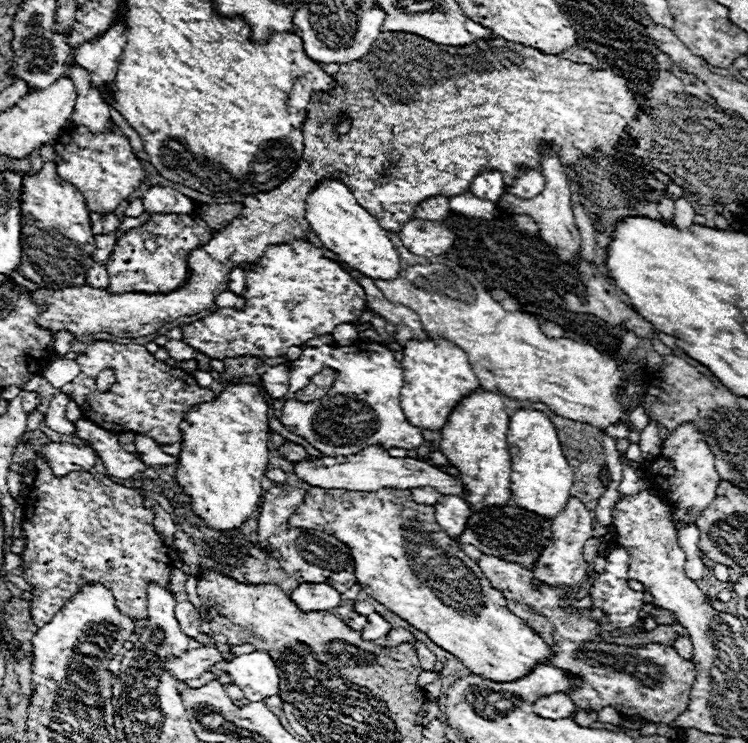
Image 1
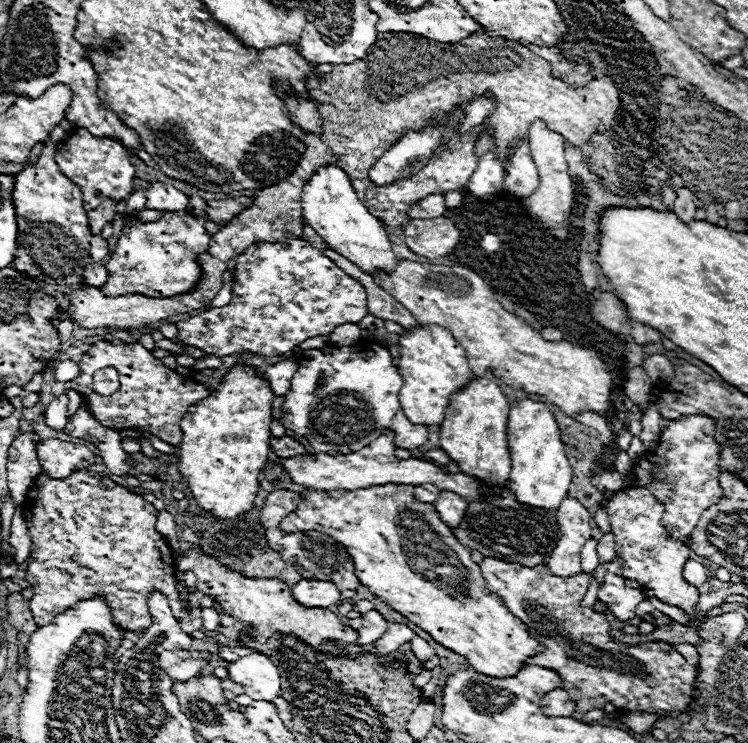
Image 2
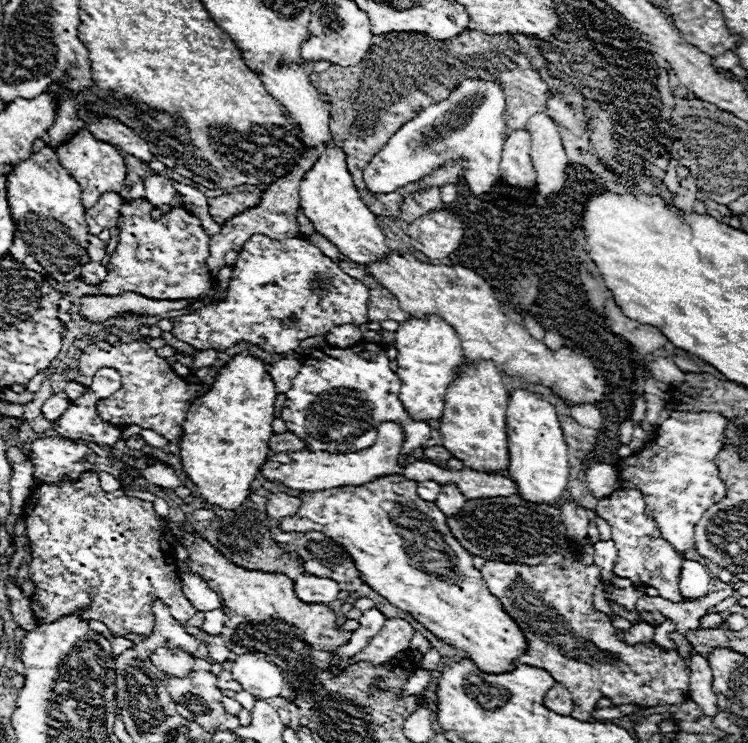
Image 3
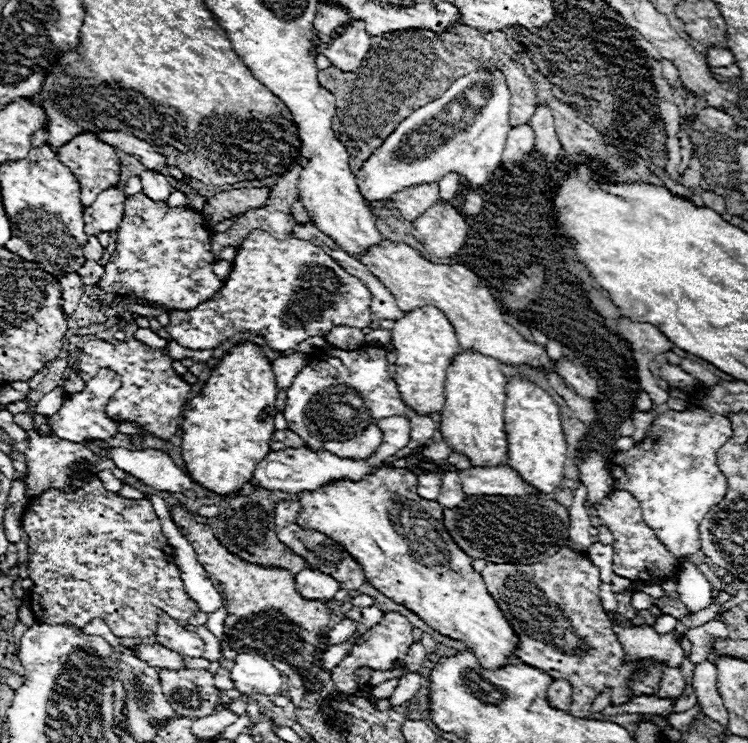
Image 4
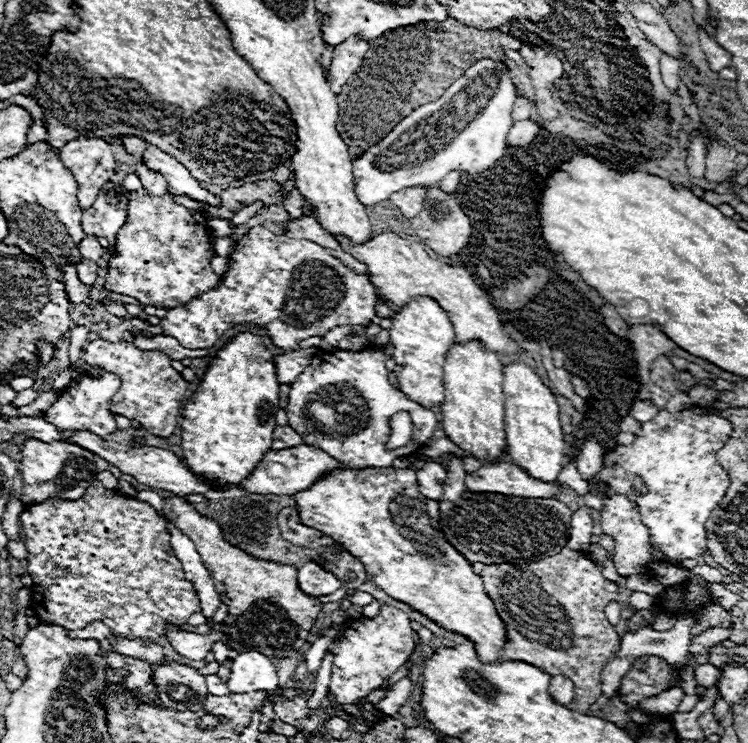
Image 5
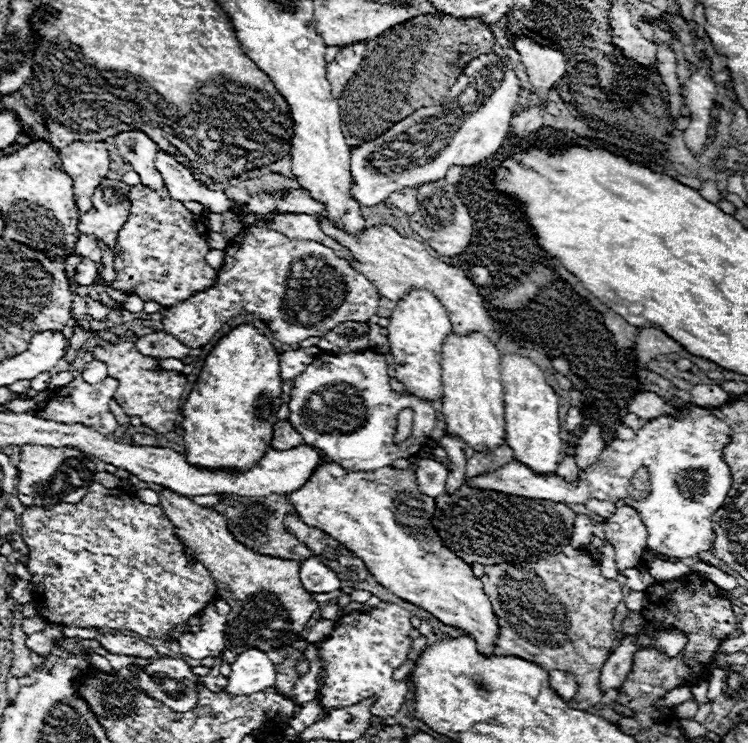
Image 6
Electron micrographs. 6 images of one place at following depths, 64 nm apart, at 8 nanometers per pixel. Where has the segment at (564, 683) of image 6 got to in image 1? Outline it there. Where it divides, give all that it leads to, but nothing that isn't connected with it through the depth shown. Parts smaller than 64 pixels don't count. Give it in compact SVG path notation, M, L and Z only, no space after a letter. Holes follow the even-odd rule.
M556 692L556 694L550 694L550 696L536 700L534 712L544 718L570 718L576 712L576 706L566 694Z

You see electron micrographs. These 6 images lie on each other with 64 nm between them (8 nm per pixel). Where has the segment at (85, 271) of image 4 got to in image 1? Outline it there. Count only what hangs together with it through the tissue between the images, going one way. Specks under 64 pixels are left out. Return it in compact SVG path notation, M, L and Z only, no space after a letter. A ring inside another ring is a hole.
M94 262L88 268L88 282L86 284L92 286L92 288L106 290L108 288L108 272L106 272L106 266L100 264L100 262Z

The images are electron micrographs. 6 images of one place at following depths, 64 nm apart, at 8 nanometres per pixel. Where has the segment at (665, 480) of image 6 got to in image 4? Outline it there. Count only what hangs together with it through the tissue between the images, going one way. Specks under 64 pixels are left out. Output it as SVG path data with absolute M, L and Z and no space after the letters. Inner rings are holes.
M702 408L664 412L654 418L638 444L614 454L608 462L614 476L614 490L626 490L640 500L644 520L676 558L700 552L698 526L704 514L726 494L728 482L716 464L716 452L730 436L732 428L726 416ZM500 464L496 468L468 468L460 474L460 478L466 496L534 496L534 488L524 482L508 464Z

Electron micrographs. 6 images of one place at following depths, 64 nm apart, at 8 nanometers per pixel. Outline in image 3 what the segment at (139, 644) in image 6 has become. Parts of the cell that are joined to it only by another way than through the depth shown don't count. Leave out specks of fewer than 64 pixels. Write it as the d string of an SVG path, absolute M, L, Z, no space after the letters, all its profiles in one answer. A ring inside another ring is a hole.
M160 648L160 650L154 650L150 654L150 662L158 668L158 670L164 670L166 674L172 674L172 676L186 676L188 672L192 672L192 664L194 664L194 658L182 650L168 650L168 648Z

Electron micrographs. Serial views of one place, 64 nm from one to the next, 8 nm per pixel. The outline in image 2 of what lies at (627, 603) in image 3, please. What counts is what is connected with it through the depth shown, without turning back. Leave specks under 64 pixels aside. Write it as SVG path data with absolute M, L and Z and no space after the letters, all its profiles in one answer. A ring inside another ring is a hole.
M616 558L614 562L608 564L608 572L606 572L606 580L604 580L604 586L600 586L600 592L598 592L598 598L602 602L608 604L610 612L626 622L628 618L634 618L636 616L636 606L646 598L642 590L636 590L636 588L626 588L624 586L624 578L614 574L614 572L620 572L622 568L622 558Z

